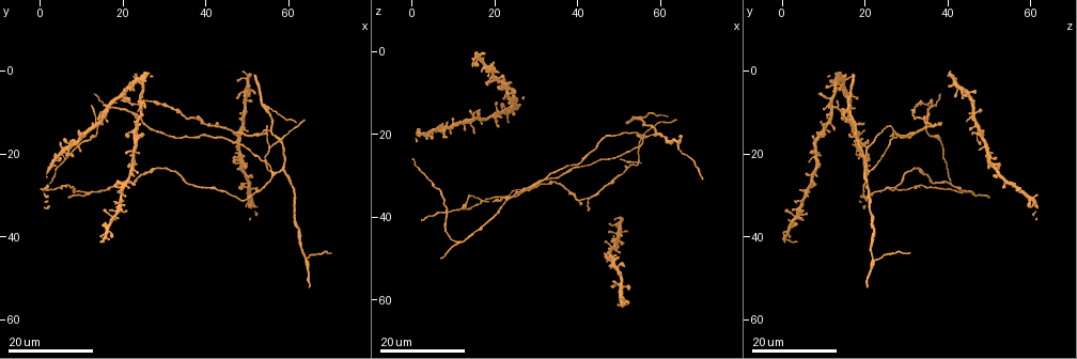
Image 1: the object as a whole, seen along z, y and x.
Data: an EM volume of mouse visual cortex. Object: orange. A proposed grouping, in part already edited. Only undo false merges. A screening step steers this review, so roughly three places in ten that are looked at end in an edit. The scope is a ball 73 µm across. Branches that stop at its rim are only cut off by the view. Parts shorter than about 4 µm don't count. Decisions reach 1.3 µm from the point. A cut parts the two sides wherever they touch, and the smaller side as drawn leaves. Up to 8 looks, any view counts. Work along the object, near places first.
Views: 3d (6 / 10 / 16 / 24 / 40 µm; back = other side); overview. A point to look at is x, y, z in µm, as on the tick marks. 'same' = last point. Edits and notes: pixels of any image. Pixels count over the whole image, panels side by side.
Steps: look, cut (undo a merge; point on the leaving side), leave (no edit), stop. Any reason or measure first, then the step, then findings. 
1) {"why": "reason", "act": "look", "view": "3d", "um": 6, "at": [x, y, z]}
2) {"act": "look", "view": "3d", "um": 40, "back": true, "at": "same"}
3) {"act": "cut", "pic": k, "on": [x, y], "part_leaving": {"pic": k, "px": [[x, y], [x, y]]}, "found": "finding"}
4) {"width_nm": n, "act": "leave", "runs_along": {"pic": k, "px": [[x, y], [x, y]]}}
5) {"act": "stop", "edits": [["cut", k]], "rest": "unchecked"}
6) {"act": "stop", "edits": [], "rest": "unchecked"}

{"why": "four arms meet", "act": "look", "view": "3d", "um": 16, "at": [17.0, 8.0, 35.5]}

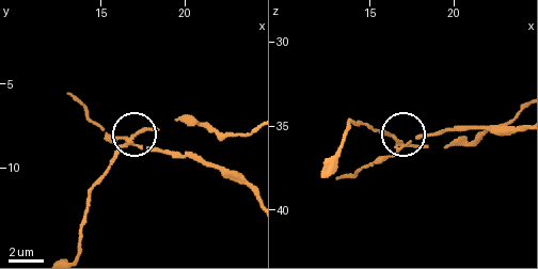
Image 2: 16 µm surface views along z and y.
{"act": "look", "view": "3d", "um": 6, "at": [16.8, 8.1, 36.0]}

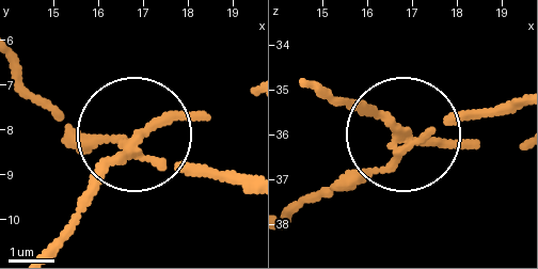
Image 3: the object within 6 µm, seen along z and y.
{"arms": 4, "act": "leave", "runs_along": {"pic": 3, "px": [[510, 108], [442, 123], [331, 192]]}, "found": "one neuron here"}

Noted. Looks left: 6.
{"why": "branch point", "act": "look", "view": "3d", "um": 16, "at": [42.0, 14.0, 36.0]}

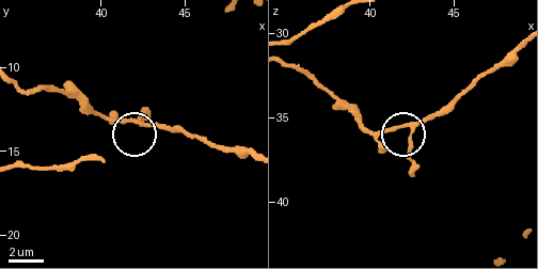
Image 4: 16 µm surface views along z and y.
{"act": "look", "view": "3d", "um": 6, "at": [42.6, 13.3, 35.6]}

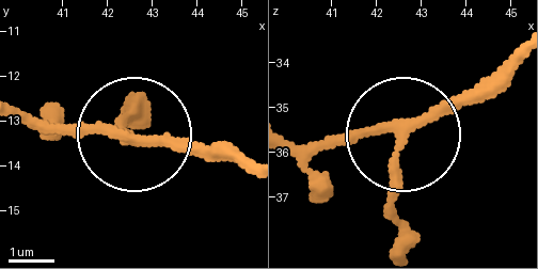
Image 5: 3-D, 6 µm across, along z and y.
{"why": "other side", "act": "look", "view": "3d", "um": 6, "back": true, "at": [42.45, 13.45, 35.75]}

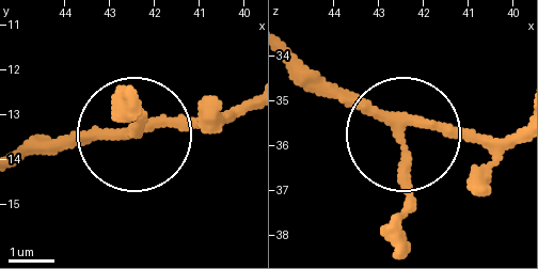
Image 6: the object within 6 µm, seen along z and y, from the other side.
{"arms": 3, "act": "leave", "runs_along": {"pic": 6, "px": [[286, 46], [390, 127], [516, 138]]}, "found": "continuous, no second neuron"}

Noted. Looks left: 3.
{"why": "arms part here", "act": "look", "view": "3d", "um": 24, "at": [56.0, 25.0, 21.0]}

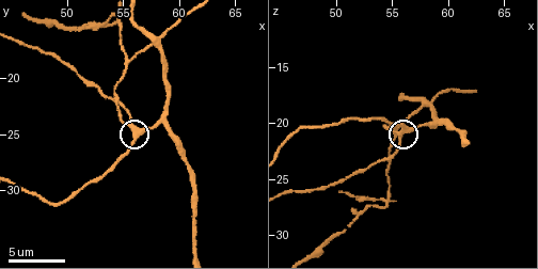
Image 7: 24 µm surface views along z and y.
{"act": "look", "view": "3d", "um": 6, "at": [55.8, 24.2, 20.8]}

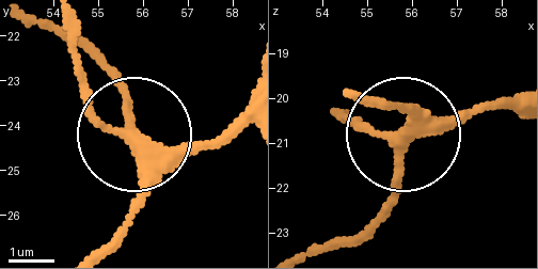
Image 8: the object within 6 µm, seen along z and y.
{"side_arm_um": 81, "act": "leave", "runs_along": {"pic": 8, "px": [[100, 249], [135, 191], [135, 122], [115, 68]]}, "found": "continuous, no second neuron"}

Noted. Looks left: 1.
{"act": "stop", "edits": [], "rest": "unchecked"}

